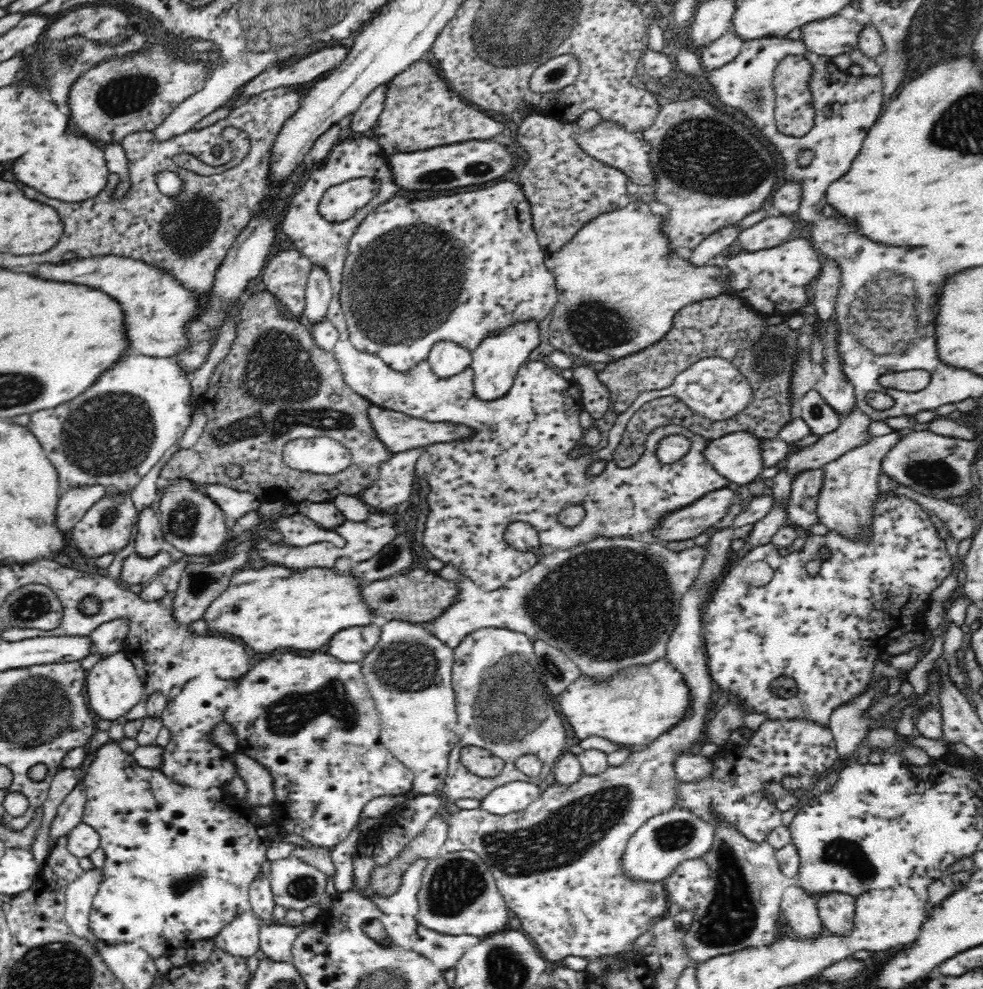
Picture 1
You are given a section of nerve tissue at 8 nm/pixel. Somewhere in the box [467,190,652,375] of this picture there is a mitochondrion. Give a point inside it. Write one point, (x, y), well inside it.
(593, 325)

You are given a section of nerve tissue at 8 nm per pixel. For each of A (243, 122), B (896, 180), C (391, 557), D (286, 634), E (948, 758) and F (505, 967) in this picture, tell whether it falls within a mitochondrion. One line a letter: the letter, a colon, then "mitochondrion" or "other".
A: other
B: other
C: mitochondrion
D: other
E: other
F: mitochondrion

